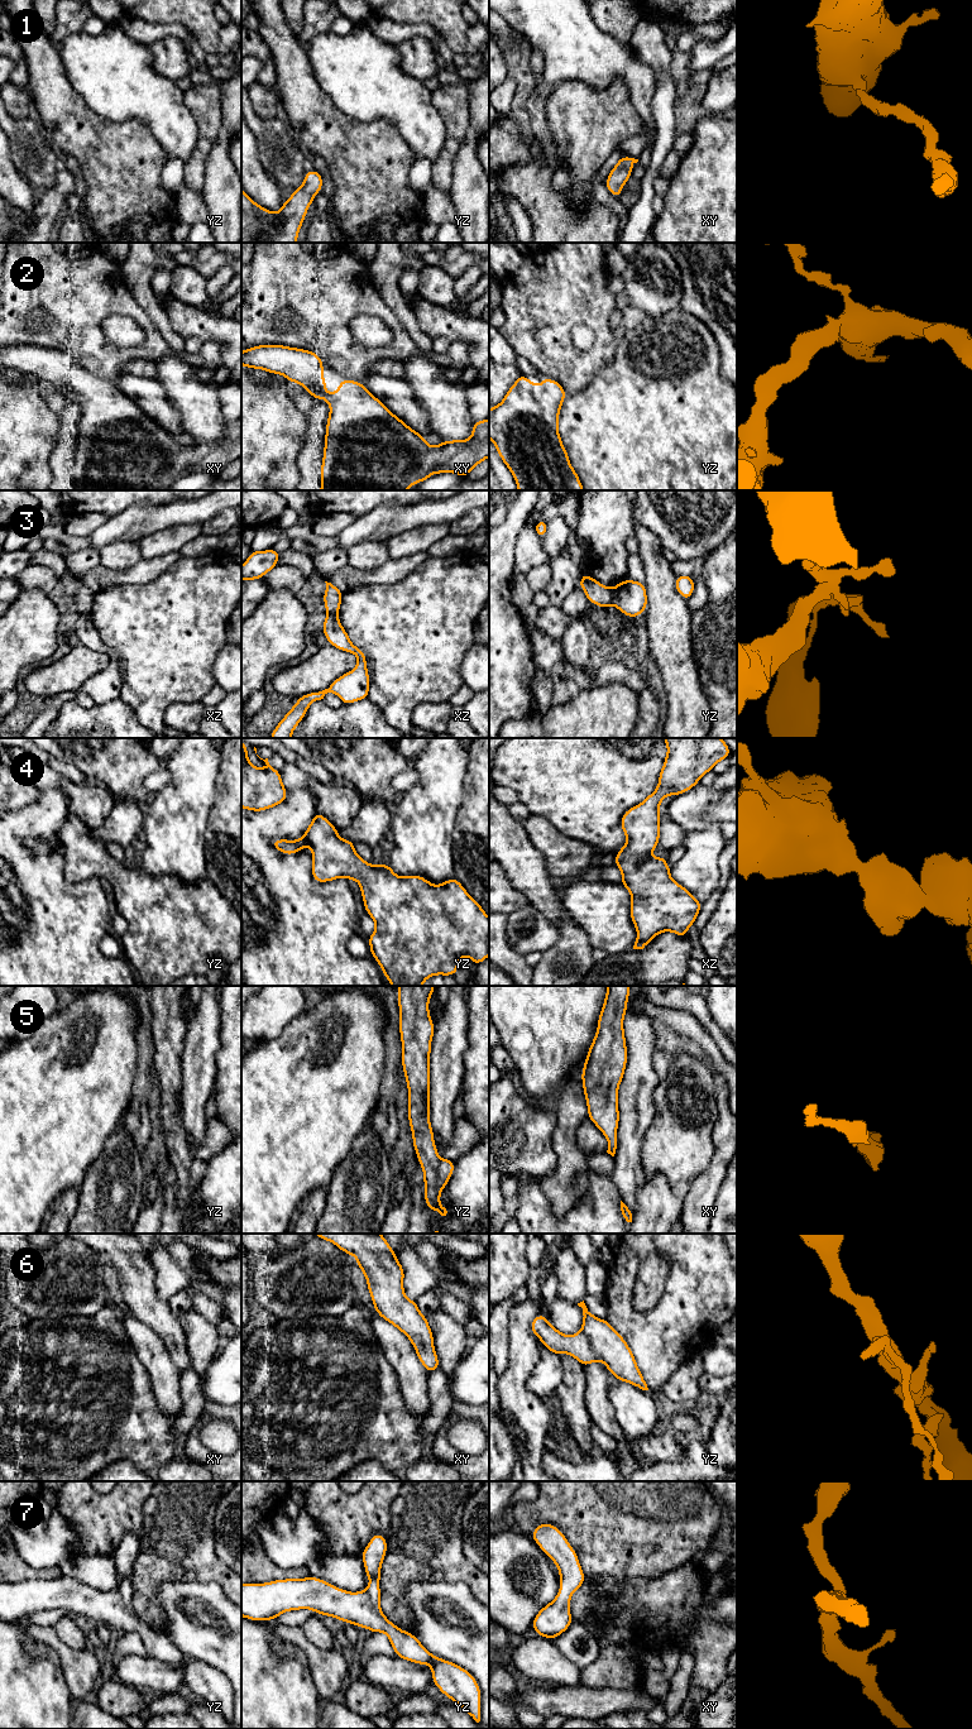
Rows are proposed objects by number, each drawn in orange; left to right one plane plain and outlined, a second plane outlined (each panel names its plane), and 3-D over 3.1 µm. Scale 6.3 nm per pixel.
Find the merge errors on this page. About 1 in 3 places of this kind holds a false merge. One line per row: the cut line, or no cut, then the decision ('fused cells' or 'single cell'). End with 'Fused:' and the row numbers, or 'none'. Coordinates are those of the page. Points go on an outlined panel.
1: no cut; single cell
2: no cut; single cell
3: cut in yz along (613, 589), (611, 603); fused cells
4: no cut; single cell
5: no cut; single cell
6: no cut; single cell
7: no cut; single cell
Fused: 3

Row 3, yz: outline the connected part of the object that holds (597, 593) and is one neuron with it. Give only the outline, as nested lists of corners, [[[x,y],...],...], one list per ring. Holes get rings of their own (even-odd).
[[[583,573],[583,576],[578,584],[584,590],[588,602],[602,608],[612,604],[613,589],[600,584],[598,580],[590,578],[588,574]]]

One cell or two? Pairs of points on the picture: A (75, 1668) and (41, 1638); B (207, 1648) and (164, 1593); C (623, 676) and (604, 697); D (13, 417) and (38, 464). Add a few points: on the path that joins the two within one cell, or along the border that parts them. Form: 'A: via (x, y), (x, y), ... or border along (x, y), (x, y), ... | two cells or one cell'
A: via (70, 1658), (51, 1641) | one cell
B: via (194, 1634), (180, 1620), (180, 1614), (173, 1607) | one cell
C: border along (589, 688), (608, 683), (623, 683), (637, 691) | two cells
D: via (13, 429), (13, 439), (27, 453) | one cell

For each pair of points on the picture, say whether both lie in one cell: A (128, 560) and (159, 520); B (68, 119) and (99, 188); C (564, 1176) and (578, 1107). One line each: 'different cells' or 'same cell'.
A: different cells
B: same cell
C: same cell

